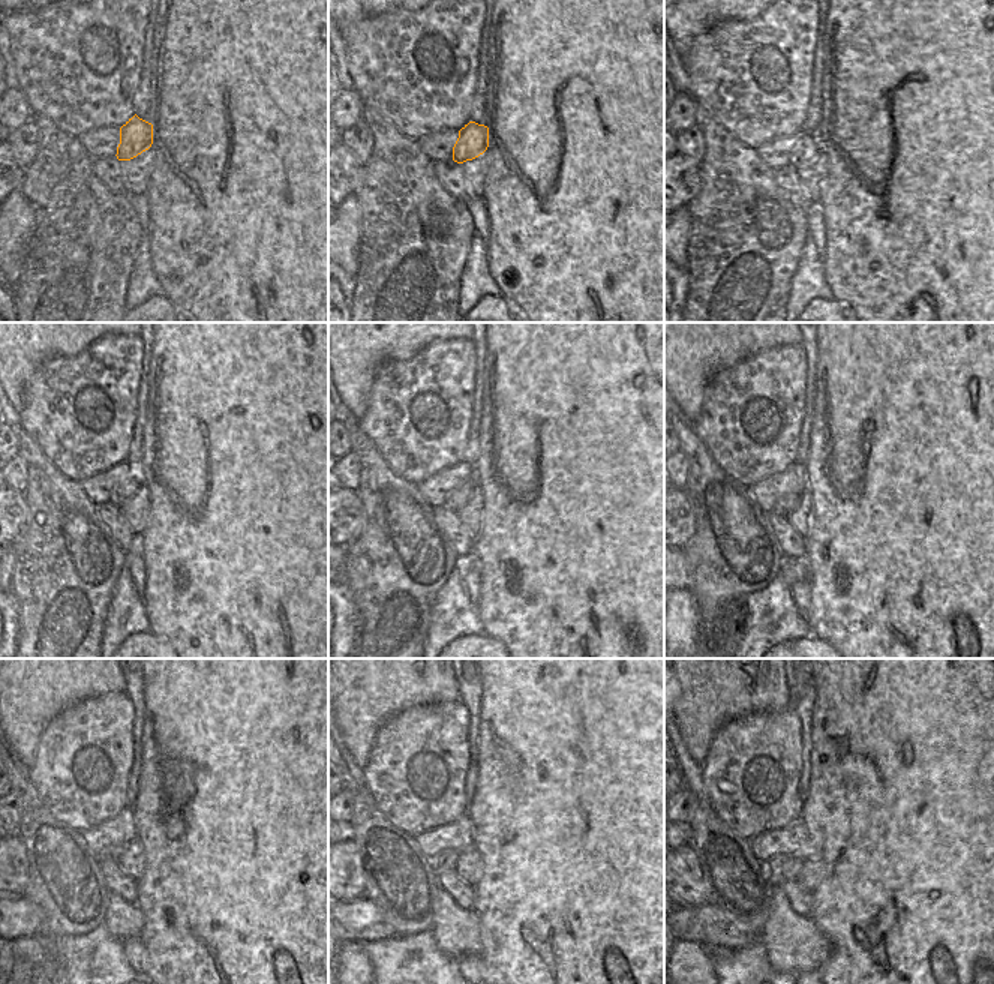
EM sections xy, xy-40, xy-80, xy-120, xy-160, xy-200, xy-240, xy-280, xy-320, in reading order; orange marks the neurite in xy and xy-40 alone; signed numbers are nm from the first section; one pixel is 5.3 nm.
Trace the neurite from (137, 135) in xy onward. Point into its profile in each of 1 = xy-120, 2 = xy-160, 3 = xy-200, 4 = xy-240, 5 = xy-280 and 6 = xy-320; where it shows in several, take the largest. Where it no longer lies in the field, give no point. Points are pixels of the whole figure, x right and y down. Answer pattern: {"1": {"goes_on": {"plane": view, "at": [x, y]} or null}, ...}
{"1": {"goes_on": {"plane": "xy-120", "at": [123, 492]}}, "2": {"goes_on": {"plane": "xy-160", "at": [456, 498]}}, "3": {"goes_on": {"plane": "xy-200", "at": [790, 501]}}, "4": {"goes_on": {"plane": "xy-240", "at": [114, 852]}}, "5": {"goes_on": {"plane": "xy-280", "at": [444, 860]}}, "6": {"goes_on": {"plane": "xy-320", "at": [783, 867]}}}

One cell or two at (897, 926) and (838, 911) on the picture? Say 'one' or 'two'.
one

